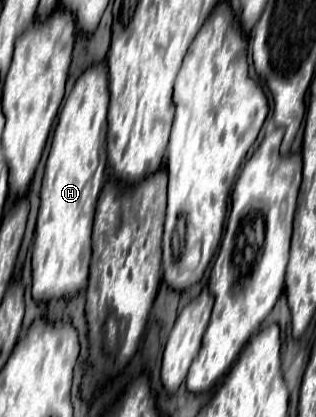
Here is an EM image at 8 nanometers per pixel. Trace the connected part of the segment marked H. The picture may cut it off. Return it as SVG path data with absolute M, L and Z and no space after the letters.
M94 63L76 79L58 115L42 179L42 203L32 249L32 297L38 301L72 297L88 281L92 217L106 169L108 99L106 65Z

